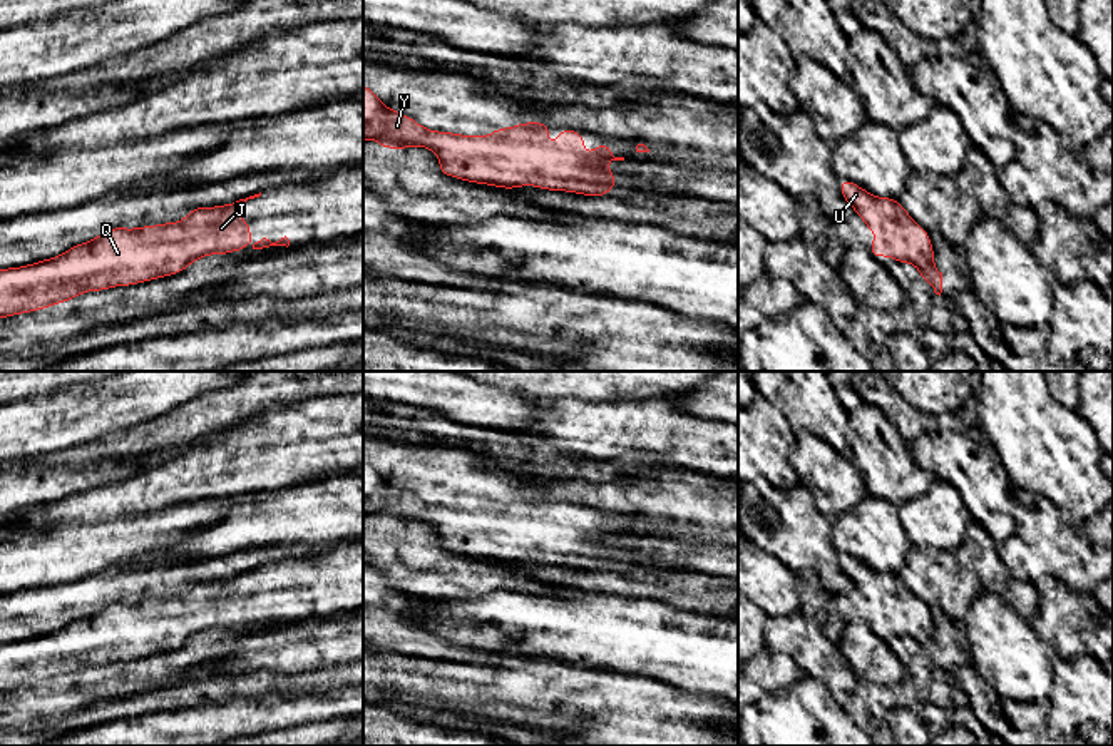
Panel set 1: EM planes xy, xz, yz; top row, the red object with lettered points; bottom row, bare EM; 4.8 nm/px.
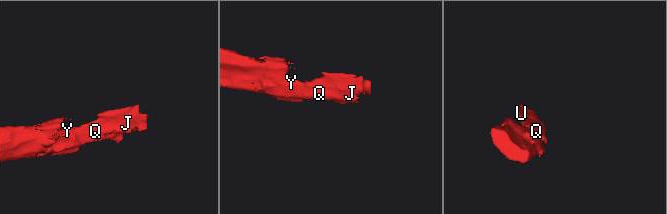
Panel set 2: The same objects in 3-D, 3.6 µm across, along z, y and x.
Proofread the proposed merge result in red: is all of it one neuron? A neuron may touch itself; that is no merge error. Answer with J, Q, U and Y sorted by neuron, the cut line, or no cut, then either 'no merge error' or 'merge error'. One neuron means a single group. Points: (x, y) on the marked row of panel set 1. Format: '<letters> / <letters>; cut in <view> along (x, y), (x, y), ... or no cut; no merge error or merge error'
J Q U Y; no cut; no merge error

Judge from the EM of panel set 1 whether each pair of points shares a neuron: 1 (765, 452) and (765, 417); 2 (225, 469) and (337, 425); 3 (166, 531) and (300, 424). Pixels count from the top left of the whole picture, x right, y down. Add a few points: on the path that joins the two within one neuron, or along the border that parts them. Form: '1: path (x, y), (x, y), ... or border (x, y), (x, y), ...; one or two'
1: path (765, 444), (765, 425); one
2: path (253, 455), (285, 444), (308, 440); one
3: border (233, 497), (181, 502), (163, 509); two

